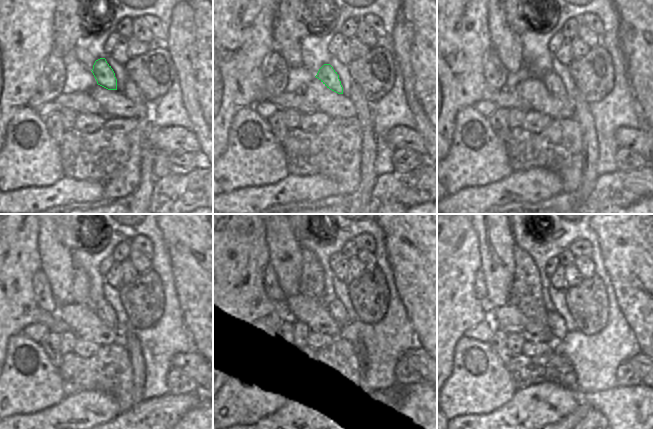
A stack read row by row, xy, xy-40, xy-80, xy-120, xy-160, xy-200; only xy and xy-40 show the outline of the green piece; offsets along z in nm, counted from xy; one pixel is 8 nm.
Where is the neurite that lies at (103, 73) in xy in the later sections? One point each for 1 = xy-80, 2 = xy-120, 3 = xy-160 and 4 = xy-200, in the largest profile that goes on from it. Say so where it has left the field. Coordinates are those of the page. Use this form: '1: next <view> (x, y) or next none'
1: next xy-80 (554, 84)
2: next xy-120 (104, 310)
3: next xy-160 (333, 314)
4: next xy-200 (556, 324)

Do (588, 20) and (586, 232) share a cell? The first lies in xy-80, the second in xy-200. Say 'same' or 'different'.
different

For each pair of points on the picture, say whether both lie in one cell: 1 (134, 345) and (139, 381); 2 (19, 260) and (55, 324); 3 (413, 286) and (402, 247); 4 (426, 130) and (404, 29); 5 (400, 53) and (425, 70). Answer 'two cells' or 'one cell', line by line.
1: one cell
2: one cell
3: one cell
4: one cell
5: two cells

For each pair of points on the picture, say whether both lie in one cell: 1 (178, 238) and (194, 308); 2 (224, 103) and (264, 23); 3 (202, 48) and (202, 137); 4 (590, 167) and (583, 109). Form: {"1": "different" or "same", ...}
{"1": "same", "2": "same", "3": "different", "4": "same"}

